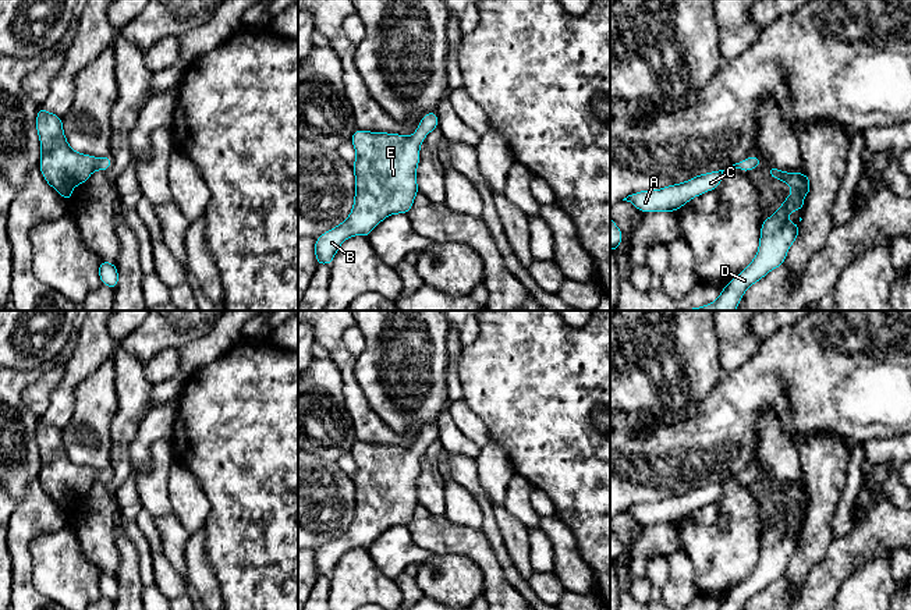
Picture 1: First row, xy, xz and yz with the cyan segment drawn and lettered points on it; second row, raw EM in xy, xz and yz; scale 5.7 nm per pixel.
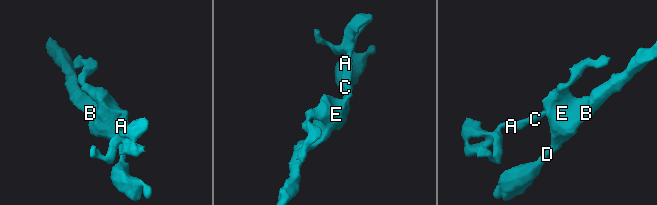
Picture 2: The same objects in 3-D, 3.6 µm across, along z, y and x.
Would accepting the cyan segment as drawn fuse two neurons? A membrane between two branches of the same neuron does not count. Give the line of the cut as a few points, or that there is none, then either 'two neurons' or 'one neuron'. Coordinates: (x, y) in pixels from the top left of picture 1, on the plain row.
cut none; one neuron

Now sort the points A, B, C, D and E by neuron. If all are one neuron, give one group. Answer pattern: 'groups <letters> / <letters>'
groups A B C D E

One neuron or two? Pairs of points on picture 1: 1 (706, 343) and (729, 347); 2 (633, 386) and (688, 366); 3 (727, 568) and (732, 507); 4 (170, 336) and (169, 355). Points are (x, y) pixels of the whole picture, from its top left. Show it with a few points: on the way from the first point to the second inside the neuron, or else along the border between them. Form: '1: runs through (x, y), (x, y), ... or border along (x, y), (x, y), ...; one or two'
1: border along (713, 325), (718, 341), (718, 361), (725, 372); two
2: runs through (647, 372), (652, 366), (674, 366); one
3: runs through (733, 553), (734, 522); one
4: border along (176, 347), (160, 350), (146, 364); two

